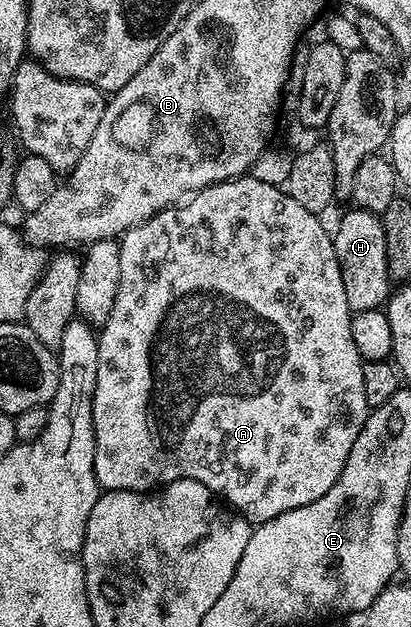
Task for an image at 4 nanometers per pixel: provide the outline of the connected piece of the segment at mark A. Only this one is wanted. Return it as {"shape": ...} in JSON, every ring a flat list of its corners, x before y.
{"shape":[[252,175,234,177,231,181,222,181,199,190,198,193,188,196,182,203,176,203,170,209,162,209,145,219,139,225,134,225,129,232,118,238,119,258,121,259,121,283,117,283,117,297,113,299,113,309,109,311,109,319,98,330,99,354,97,355,97,387,93,391,93,431,95,432,95,478,100,490,106,491,144,491,154,490,156,487,168,485,178,477,188,477,194,481,205,483,230,508,240,512,252,523,262,523,269,519,277,519,285,511,293,511,297,507,305,507,313,503,313,499,321,499,333,483,341,475,345,467,345,459,349,459,349,451,353,447,353,439,361,431,369,412,365,399,365,375,363,374,364,359,357,355,357,346,353,344,353,331,351,330,351,315,353,310,349,307,349,299,345,299,345,283,341,283,341,267,337,263,337,251,332,234,322,225,320,214,305,211,297,199,288,195,286,188,278,184,262,182]]}

